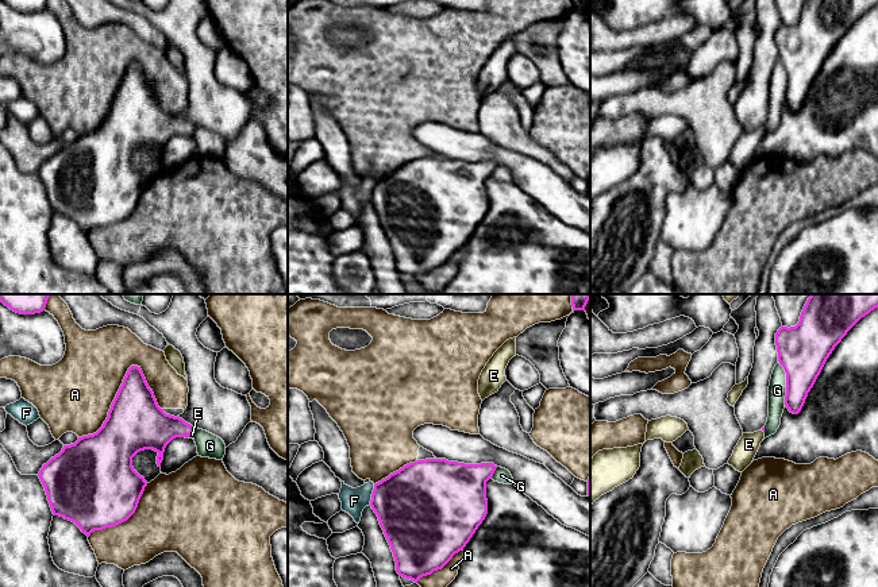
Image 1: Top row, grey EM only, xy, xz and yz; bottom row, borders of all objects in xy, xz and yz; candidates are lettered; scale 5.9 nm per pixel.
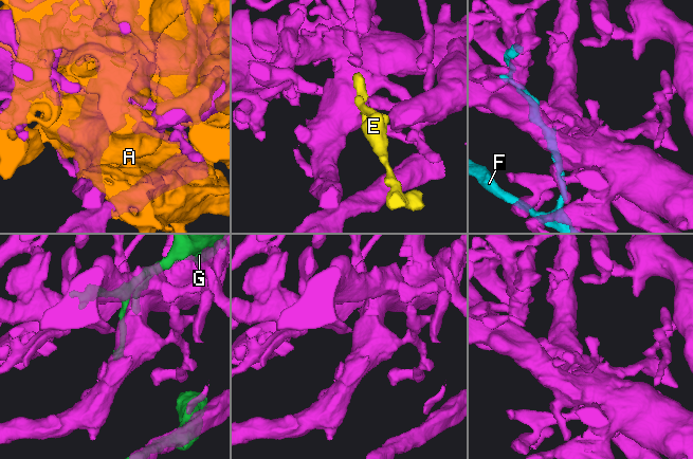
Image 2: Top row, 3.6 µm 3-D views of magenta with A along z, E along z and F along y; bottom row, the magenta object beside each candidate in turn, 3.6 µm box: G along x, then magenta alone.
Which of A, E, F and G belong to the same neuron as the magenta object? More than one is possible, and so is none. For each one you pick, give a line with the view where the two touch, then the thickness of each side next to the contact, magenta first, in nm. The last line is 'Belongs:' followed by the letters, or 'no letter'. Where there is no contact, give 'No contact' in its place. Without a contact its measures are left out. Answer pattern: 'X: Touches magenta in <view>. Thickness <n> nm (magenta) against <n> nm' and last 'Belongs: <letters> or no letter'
E: Touches magenta in xy. Thickness 260 nm (magenta) against 30 nm
Belongs: E

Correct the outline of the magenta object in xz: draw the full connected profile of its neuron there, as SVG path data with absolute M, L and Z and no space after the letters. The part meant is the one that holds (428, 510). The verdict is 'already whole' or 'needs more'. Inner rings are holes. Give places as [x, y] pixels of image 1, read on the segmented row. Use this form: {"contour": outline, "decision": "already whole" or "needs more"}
{"contour": "M446 459L409 463L374 484L370 506L390 545L400 576L419 582L442 569L470 541L488 514L486 482L497 466Z", "decision": "already whole"}

